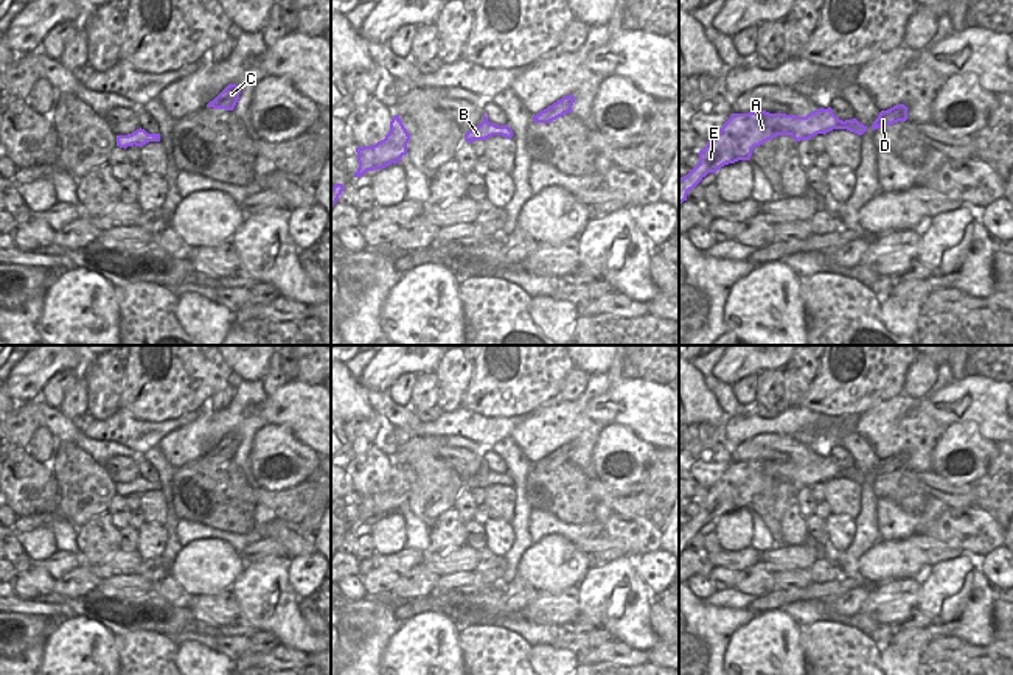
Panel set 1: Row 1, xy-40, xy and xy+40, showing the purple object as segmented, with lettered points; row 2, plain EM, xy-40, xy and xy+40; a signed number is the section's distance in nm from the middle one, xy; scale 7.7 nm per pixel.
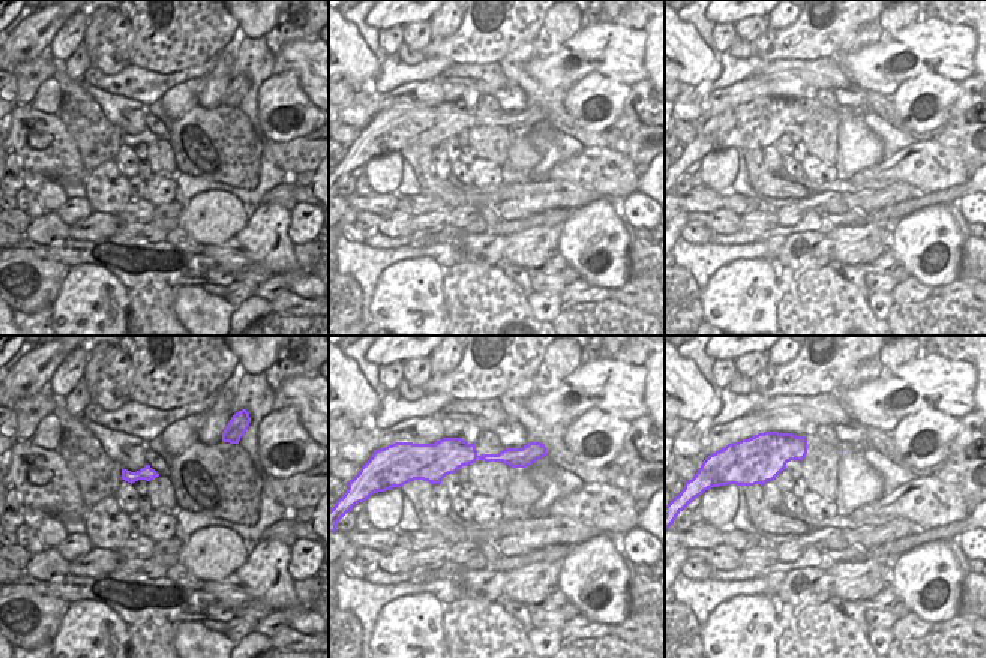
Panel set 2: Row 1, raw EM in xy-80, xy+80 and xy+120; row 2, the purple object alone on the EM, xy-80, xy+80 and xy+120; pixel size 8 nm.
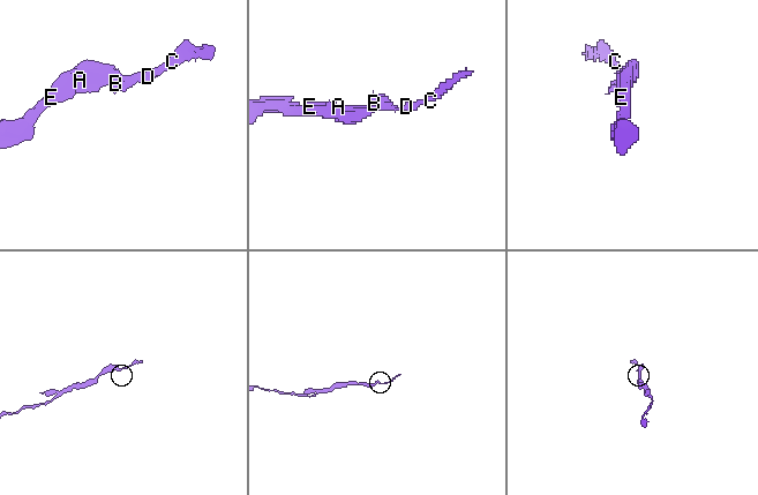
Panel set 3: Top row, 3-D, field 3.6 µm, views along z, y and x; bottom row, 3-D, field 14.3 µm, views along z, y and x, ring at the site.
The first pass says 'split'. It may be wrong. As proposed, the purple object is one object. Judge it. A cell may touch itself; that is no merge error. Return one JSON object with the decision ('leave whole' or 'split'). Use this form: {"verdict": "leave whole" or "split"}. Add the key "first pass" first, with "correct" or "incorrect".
{"first pass": "incorrect", "verdict": "leave whole"}

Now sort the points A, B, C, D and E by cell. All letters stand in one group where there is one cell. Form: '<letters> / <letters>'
A B C D E

